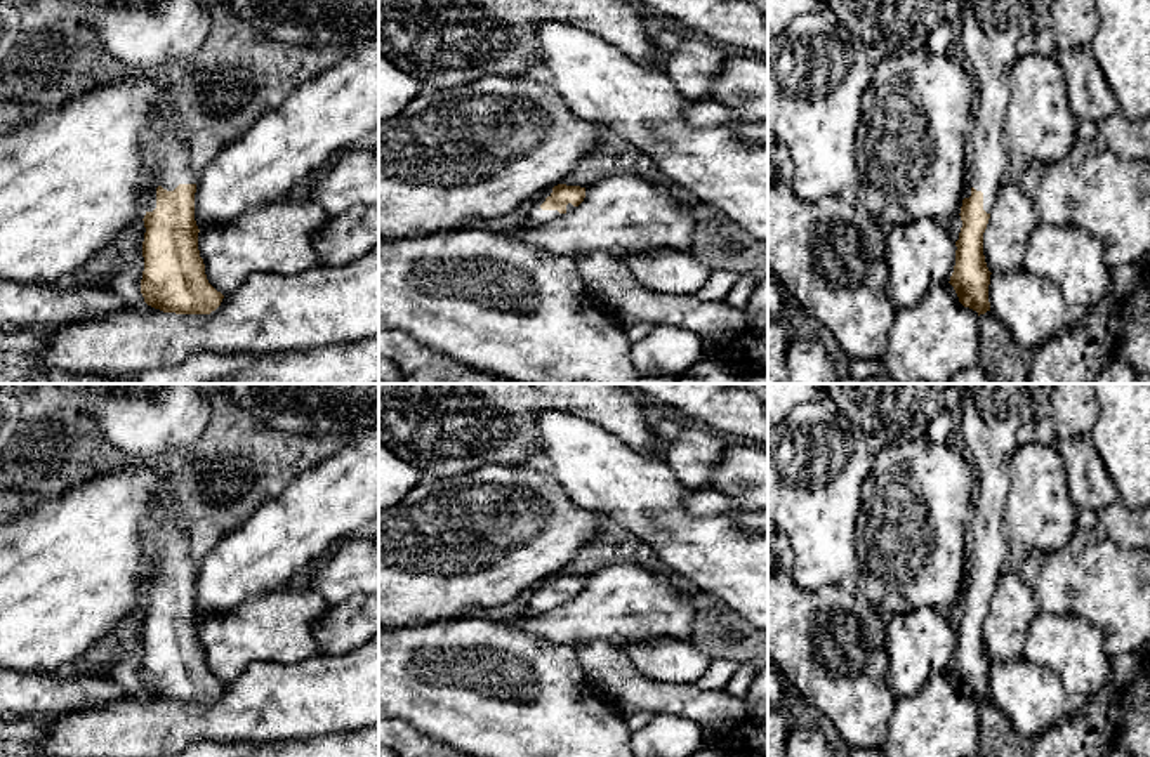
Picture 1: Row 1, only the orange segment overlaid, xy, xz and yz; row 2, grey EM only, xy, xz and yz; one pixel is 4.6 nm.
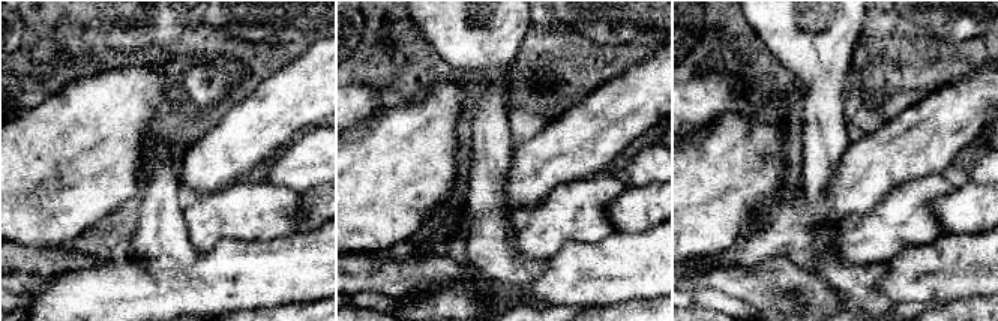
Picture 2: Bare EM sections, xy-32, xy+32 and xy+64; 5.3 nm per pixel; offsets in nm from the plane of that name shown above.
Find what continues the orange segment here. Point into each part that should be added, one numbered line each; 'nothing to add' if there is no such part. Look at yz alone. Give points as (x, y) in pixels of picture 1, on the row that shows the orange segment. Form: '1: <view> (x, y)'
1: yz (991, 30)

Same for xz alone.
1: xz (537, 216)

